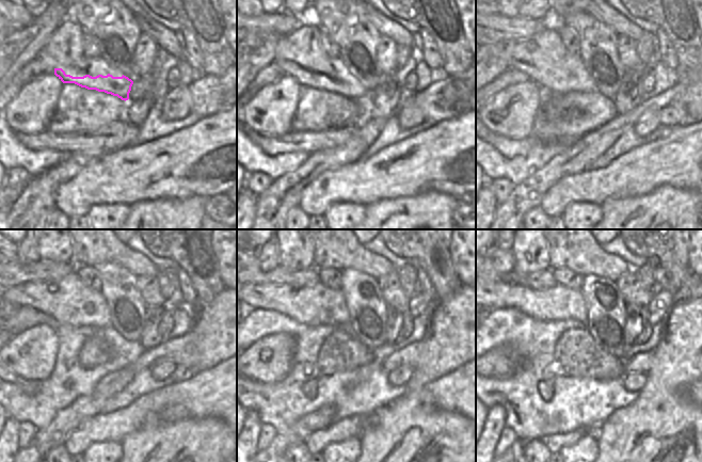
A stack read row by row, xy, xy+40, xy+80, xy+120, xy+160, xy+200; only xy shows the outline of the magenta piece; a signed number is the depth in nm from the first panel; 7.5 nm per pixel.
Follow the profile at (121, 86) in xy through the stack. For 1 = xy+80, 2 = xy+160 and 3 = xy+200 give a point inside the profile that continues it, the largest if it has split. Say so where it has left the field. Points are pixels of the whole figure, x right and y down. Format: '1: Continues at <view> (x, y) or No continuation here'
1: Continues at xy+80 (562, 84)
2: Continues at xy+160 (258, 297)
3: Continues at xy+200 (497, 296)

